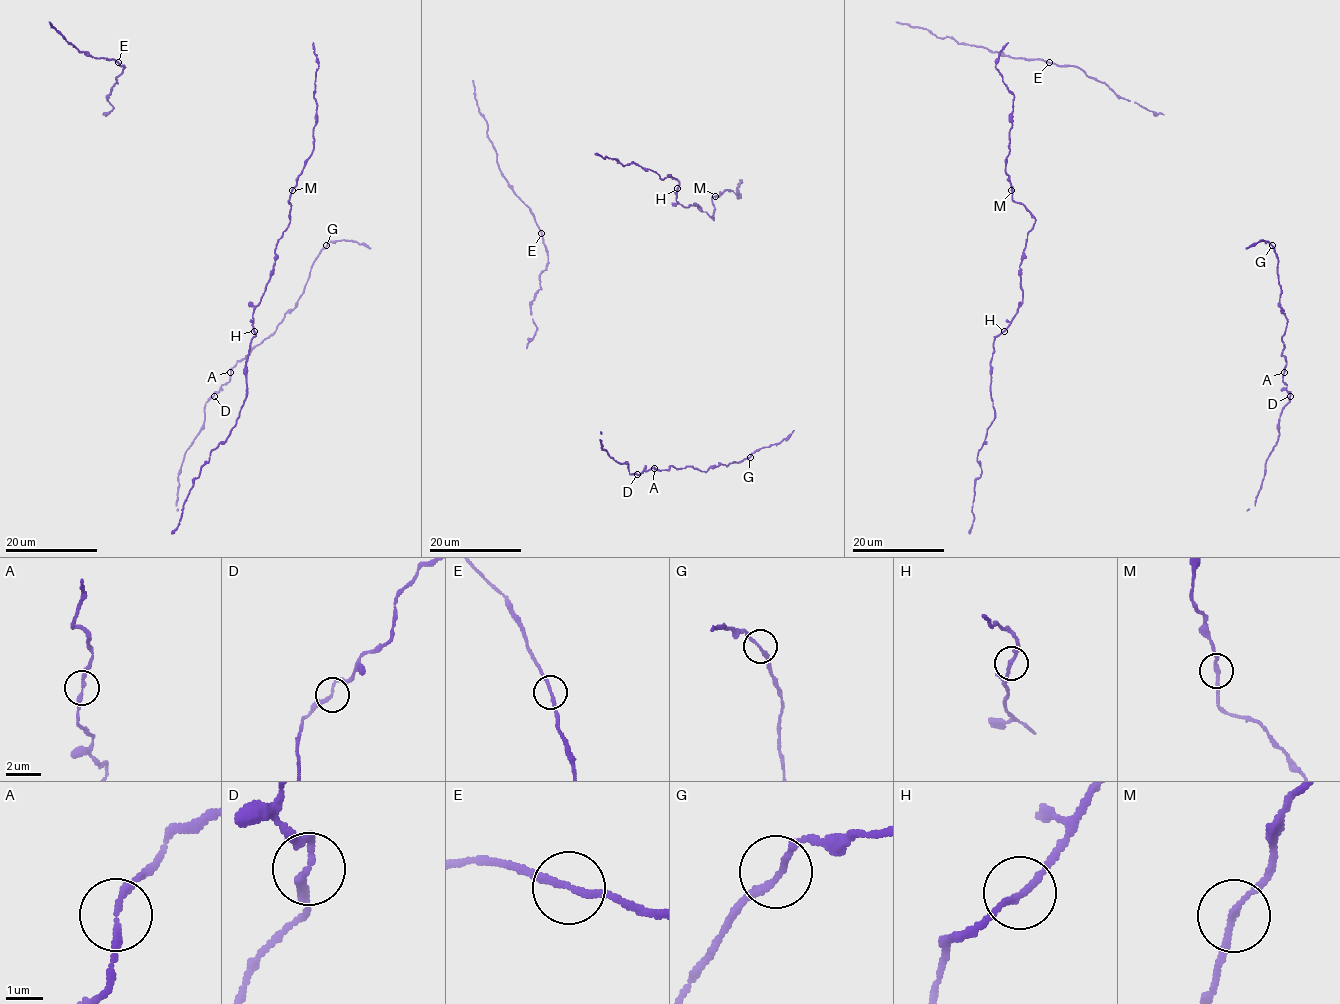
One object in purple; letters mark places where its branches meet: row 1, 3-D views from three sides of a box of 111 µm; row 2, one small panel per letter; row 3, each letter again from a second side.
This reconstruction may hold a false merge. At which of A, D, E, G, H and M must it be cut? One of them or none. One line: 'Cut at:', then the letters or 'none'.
Cut at: none

